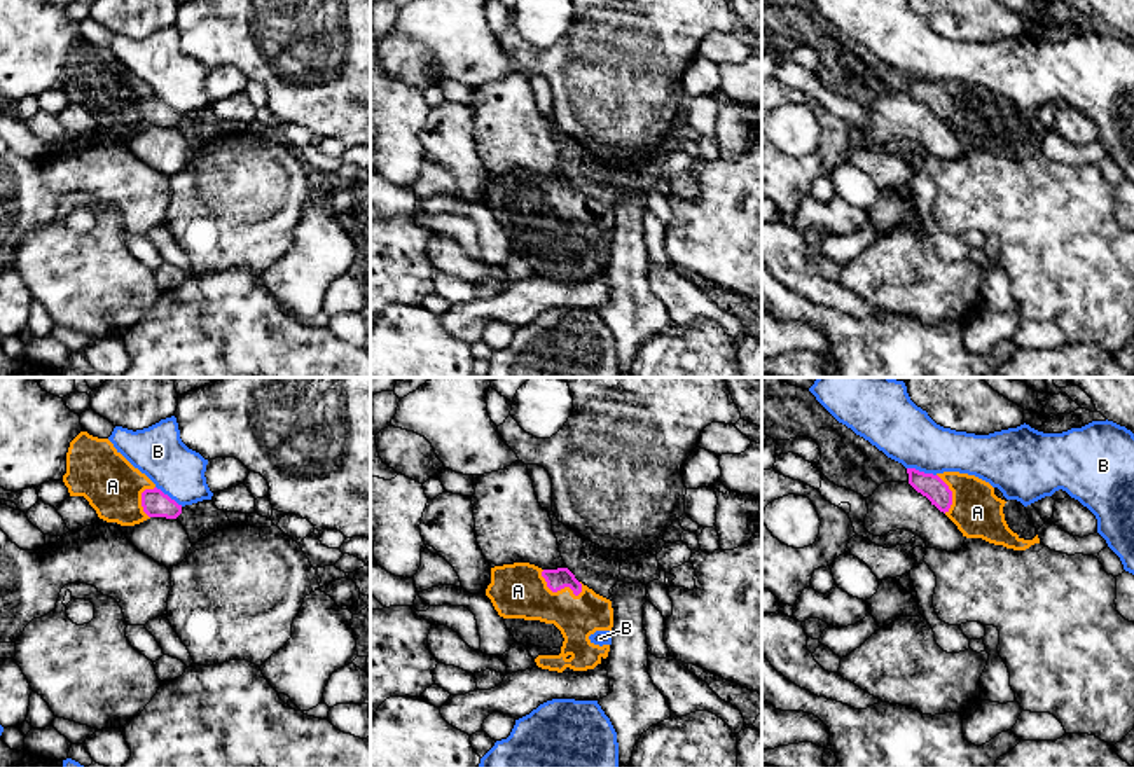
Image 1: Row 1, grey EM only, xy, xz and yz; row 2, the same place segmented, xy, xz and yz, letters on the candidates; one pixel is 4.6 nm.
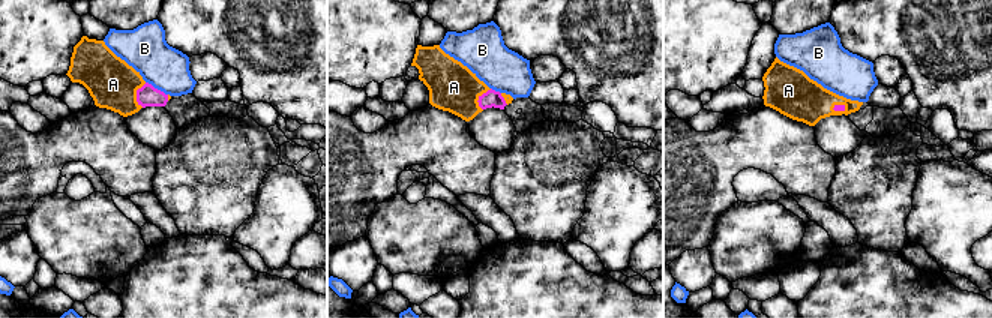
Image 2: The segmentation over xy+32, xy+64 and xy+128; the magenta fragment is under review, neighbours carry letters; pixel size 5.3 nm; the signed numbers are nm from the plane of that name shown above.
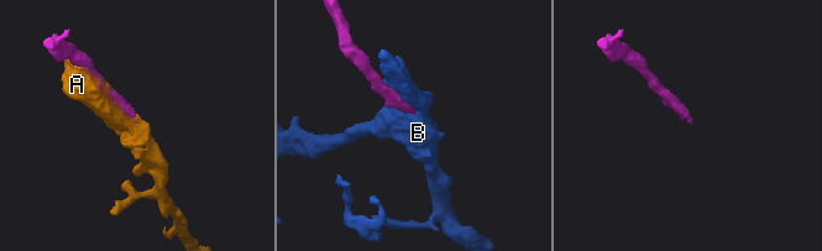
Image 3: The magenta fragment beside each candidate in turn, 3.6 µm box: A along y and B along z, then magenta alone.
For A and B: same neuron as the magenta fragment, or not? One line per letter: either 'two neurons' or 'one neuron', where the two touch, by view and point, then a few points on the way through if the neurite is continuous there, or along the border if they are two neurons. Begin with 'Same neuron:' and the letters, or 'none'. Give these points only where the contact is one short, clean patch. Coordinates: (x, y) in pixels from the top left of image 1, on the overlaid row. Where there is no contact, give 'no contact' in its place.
Same neuron: A
A: one neuron; meets magenta in xz at (558, 589)
B: two neurons; meets magenta in yz at (921, 472); border along yz (907, 467), (935, 476)

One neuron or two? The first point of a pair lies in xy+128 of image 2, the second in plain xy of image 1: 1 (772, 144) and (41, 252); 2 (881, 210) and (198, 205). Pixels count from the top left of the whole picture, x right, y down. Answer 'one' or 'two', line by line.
1: two
2: one

